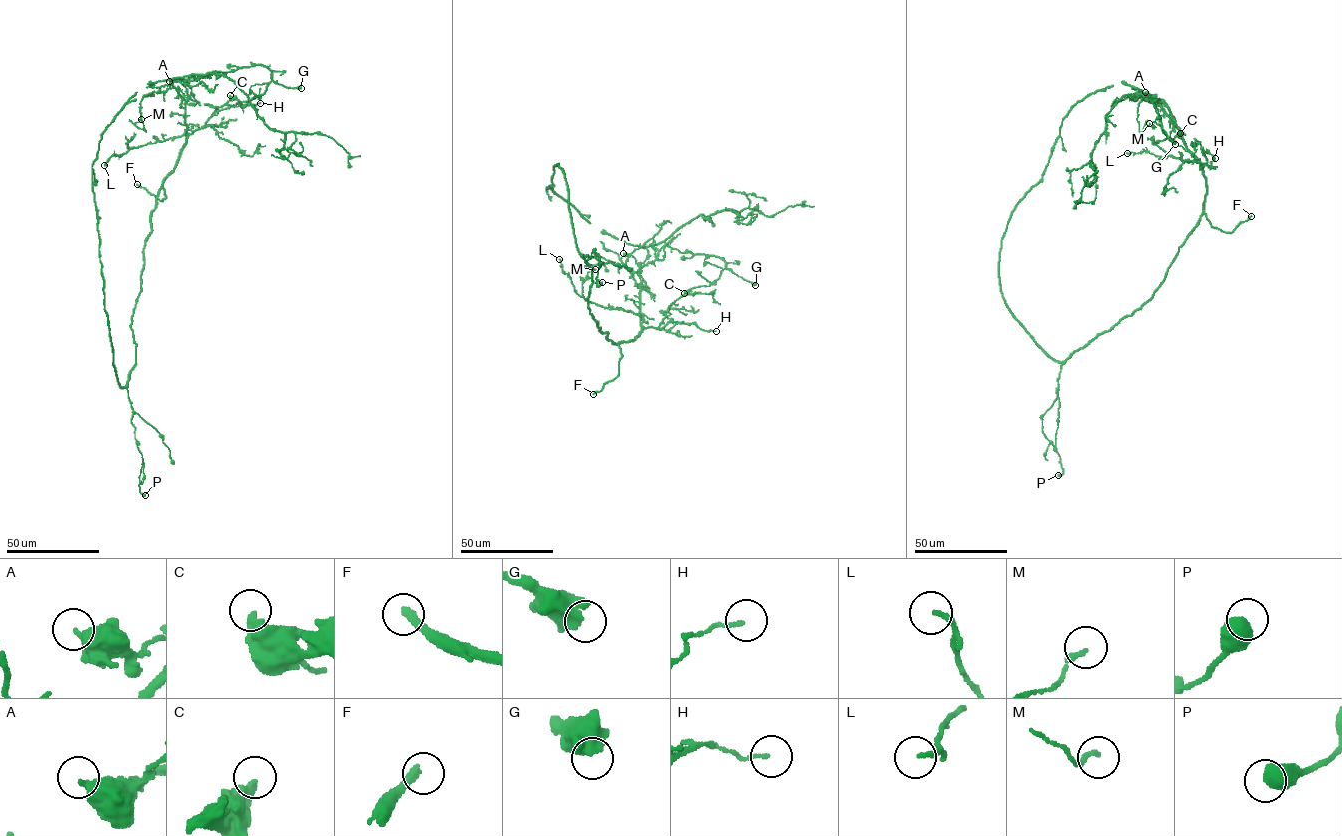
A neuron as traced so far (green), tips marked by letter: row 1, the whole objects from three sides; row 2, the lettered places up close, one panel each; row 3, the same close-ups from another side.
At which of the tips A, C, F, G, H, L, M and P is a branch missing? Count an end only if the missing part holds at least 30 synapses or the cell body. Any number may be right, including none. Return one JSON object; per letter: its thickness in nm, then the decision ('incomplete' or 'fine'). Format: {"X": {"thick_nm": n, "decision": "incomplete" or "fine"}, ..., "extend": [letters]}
{"A": {"thick_nm": 400, "decision": "fine"}, "C": {"thick_nm": 440, "decision": "fine"}, "F": {"thick_nm": 320, "decision": "incomplete"}, "G": {"thick_nm": 600, "decision": "fine"}, "H": {"thick_nm": 110, "decision": "fine"}, "L": {"thick_nm": 160, "decision": "fine"}, "M": {"thick_nm": 180, "decision": "fine"}, "P": {"thick_nm": 600, "decision": "fine"}, "extend": ["F"]}

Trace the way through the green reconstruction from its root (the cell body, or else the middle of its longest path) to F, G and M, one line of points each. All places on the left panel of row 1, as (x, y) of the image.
F: (141, 288), (143, 248), (151, 231), (151, 214), (161, 188), (166, 196), (162, 201), (137, 184)
G: (141, 288), (151, 214), (186, 140), (184, 82), (212, 72), (263, 65), (274, 81), (301, 88)
M: (141, 288), (151, 214), (186, 142), (185, 100), (173, 87), (149, 93), (140, 102), (144, 130), (141, 119)

